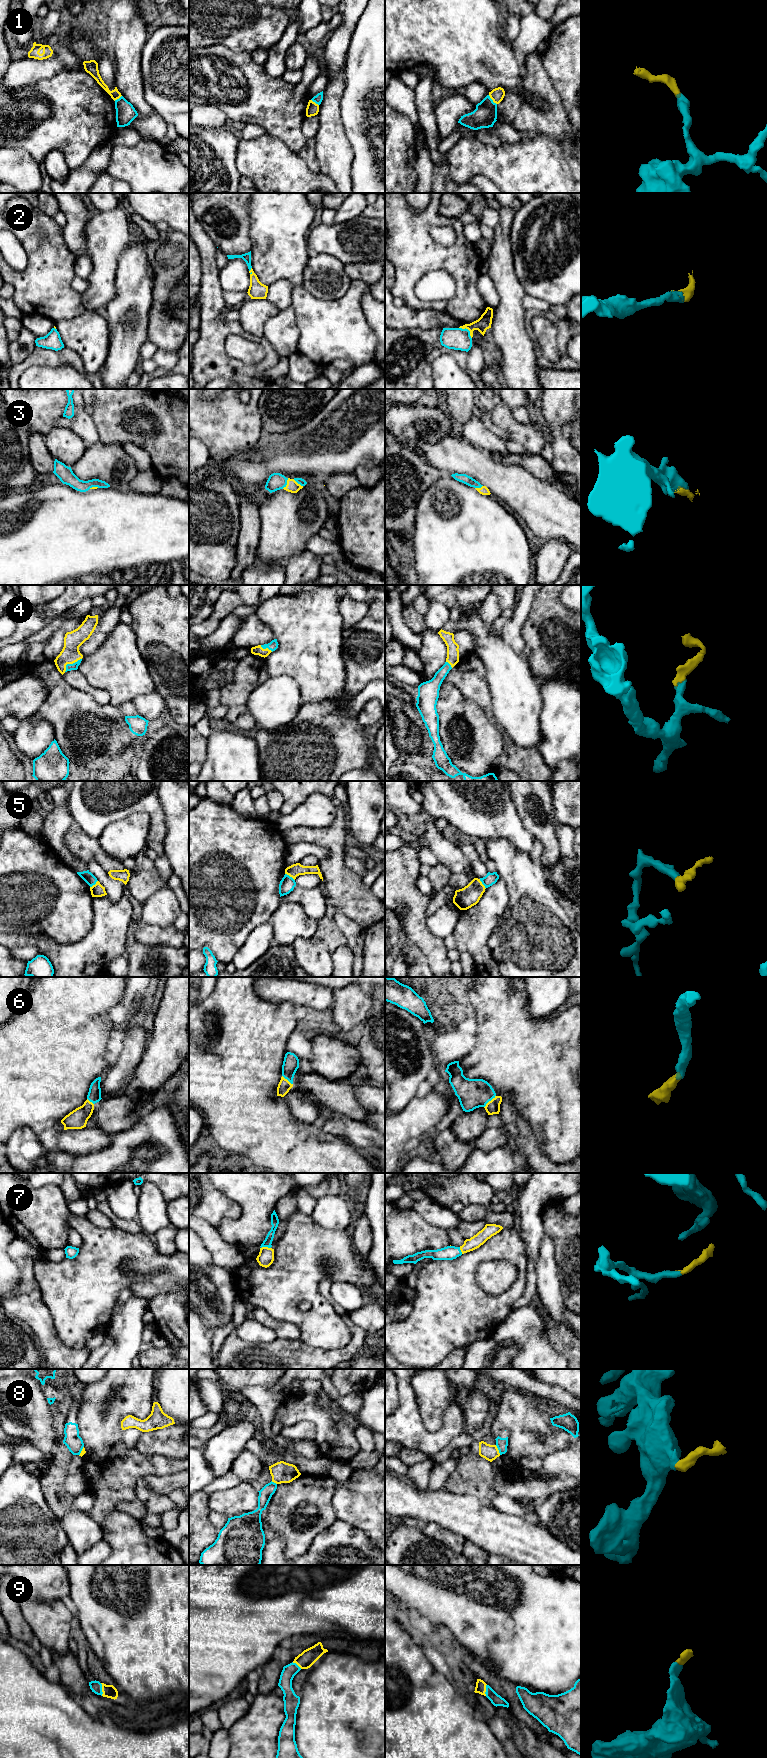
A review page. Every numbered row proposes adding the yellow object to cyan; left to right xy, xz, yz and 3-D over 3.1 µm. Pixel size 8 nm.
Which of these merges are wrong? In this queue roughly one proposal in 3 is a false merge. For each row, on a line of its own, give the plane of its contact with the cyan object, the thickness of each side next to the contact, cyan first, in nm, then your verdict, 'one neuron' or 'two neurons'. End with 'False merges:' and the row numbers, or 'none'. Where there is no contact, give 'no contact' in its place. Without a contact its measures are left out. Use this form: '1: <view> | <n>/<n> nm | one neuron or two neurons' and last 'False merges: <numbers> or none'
1: yz | 190/110 nm | two neurons
2: yz | 180/110 nm | one neuron
3: xz | 140/100 nm | one neuron
4: xy | 60/150 nm | one neuron
5: xz | 120/100 nm | two neurons
6: yz | 240/110 nm | one neuron
7: xz | 70/130 nm | one neuron
8: yz | 90/130 nm | two neurons
9: xy | 90/110 nm | one neuron
False merges: 1, 5, 8

